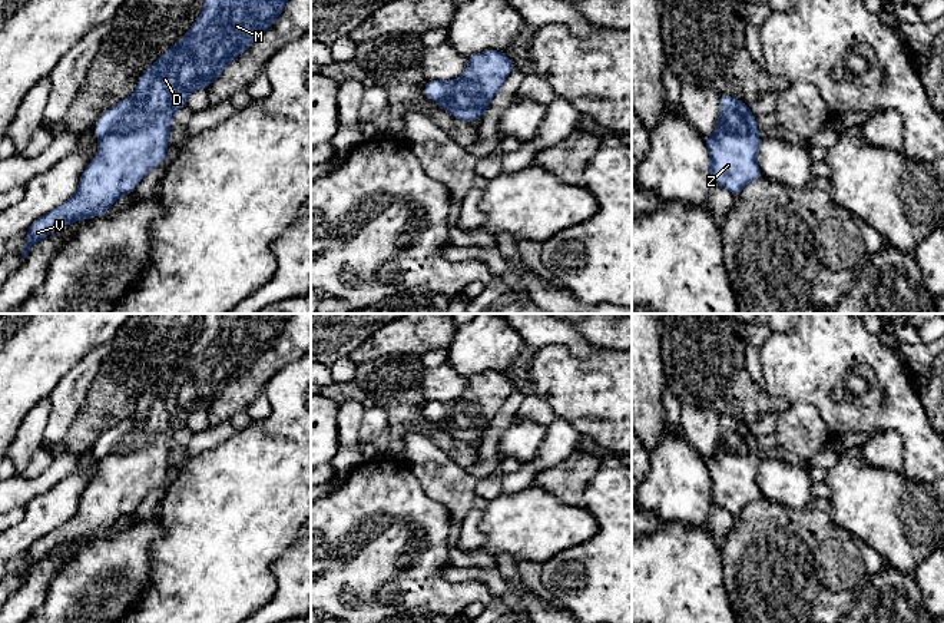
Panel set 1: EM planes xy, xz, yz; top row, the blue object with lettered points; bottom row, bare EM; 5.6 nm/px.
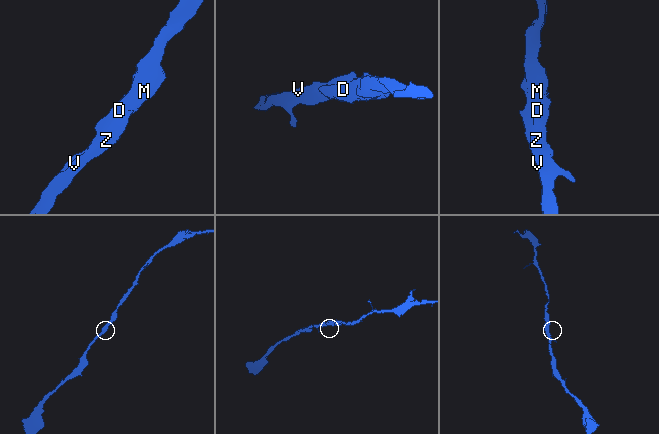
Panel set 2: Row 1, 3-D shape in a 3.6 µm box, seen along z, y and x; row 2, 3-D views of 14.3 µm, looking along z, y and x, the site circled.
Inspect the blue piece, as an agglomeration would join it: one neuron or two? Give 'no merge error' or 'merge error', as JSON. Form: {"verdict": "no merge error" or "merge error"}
{"verdict": "no merge error"}

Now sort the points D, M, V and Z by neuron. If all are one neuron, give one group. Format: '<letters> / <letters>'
D M V Z

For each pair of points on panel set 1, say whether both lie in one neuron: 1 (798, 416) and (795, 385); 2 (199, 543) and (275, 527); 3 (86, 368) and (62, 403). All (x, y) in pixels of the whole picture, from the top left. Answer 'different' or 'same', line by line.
1: different
2: same
3: same

